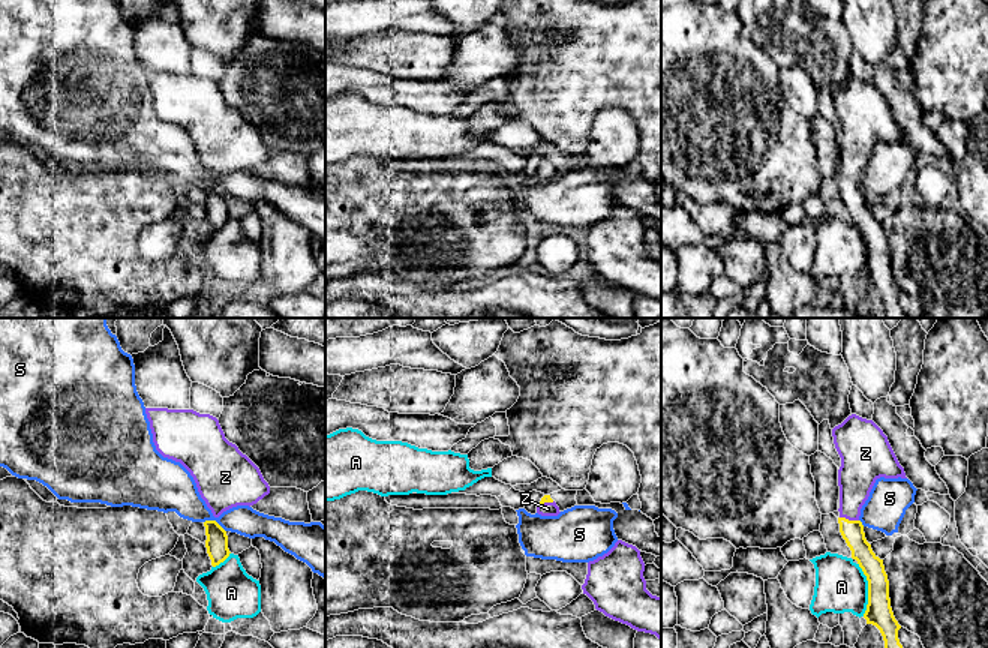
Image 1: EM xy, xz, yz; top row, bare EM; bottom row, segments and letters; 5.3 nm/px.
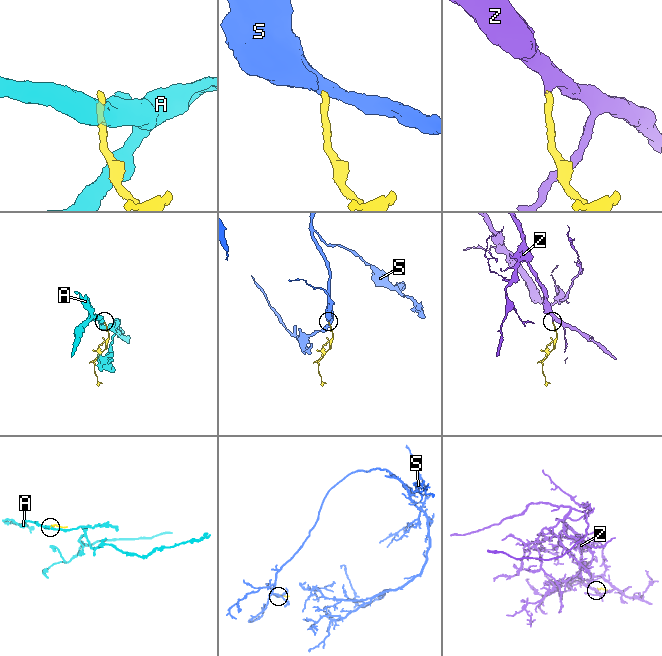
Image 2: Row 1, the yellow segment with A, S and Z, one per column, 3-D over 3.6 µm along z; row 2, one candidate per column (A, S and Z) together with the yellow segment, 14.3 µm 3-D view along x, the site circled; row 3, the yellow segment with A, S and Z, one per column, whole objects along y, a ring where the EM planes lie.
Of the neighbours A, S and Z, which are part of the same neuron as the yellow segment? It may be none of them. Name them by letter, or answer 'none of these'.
Z

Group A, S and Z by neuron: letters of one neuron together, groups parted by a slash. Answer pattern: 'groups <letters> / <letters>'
groups A / S / Z

